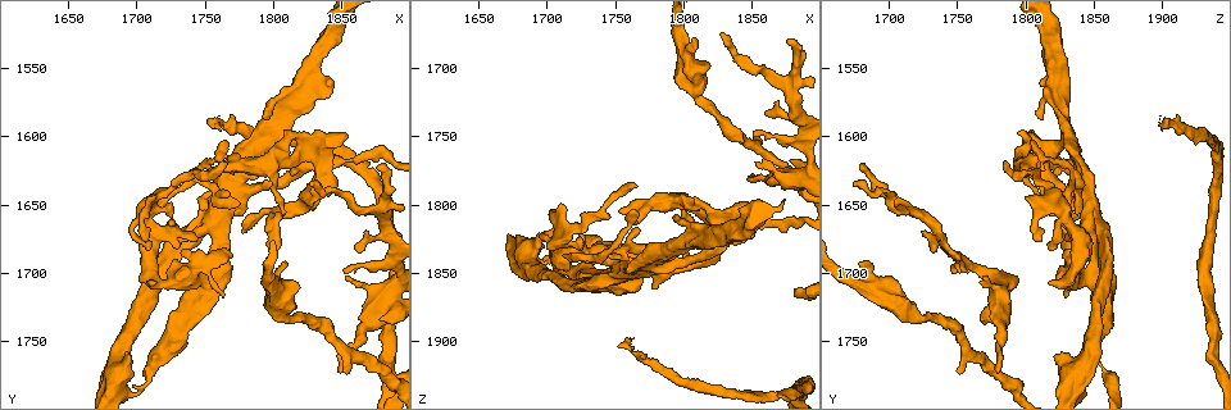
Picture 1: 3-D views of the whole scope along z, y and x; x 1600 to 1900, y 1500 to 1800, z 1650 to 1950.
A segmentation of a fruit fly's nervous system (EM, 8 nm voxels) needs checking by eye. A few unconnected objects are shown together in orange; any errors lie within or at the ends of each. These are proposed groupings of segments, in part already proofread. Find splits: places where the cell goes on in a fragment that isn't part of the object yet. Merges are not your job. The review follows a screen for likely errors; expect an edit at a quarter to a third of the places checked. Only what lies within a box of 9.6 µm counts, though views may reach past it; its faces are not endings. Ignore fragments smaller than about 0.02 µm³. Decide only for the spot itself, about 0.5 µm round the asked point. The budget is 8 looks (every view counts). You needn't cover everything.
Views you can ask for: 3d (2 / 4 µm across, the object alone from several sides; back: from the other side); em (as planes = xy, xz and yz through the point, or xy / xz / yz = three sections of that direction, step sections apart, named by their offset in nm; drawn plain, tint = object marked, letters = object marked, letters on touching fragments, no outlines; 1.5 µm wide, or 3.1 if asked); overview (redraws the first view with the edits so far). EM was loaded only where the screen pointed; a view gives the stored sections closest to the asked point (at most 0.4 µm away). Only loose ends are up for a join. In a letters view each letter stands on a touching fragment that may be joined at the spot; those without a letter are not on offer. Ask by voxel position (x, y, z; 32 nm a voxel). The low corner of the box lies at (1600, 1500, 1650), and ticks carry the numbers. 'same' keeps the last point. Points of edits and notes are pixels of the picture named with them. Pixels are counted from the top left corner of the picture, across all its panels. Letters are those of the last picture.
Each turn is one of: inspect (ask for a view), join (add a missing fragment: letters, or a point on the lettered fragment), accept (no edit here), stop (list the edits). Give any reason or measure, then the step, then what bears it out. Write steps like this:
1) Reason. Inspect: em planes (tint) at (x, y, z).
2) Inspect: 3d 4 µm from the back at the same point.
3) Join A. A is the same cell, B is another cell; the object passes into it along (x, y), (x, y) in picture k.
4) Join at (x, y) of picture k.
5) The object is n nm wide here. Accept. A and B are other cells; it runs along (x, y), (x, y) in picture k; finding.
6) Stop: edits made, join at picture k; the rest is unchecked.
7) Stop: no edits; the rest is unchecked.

An open end. Inspect: em planes (letters) at (1874, 1624, 1682).

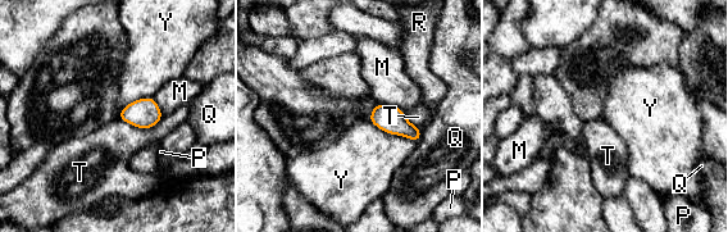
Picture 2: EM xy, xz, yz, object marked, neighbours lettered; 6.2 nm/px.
The object is 150 nm wide here. Accept. M, P, Q, R, T and Y are other cells; a border runs along (368, 121), (415, 142) in picture 2; no lettered fragment goes on from it.

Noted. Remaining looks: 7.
Tapers out. Inspect: em planes (plain) at (1762, 1716, 1830).

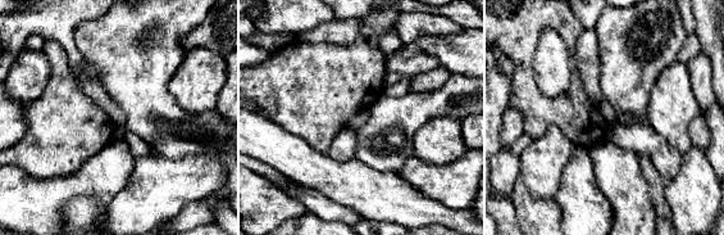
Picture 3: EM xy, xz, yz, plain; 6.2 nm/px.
With the object marked. Inspect: em planes (tint) at the same point.

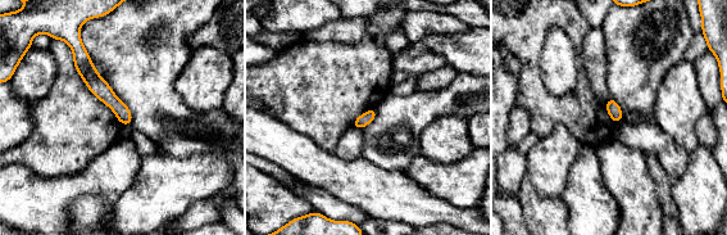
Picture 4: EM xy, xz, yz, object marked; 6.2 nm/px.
Inspect: em planes (letters) at the same point.

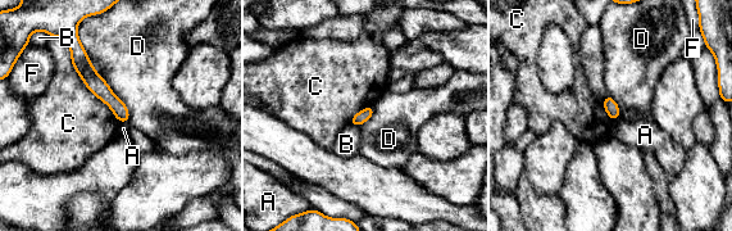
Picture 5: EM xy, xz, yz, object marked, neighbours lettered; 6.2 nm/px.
Accept. A, B, C, D and F are other cells; a border runs along (76, 73), (119, 122) in picture 5; no lettered fragment goes on from it.

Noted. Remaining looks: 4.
Free end. Inspect: em yz step 4 (tint) at (1710, 1706, 1816).

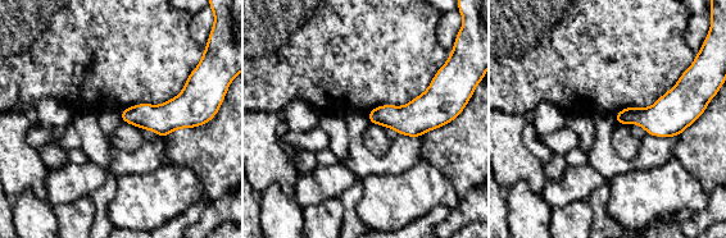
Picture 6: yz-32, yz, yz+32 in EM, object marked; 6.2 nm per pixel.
Another direction. Inspect: em planes (letters) at the same point.

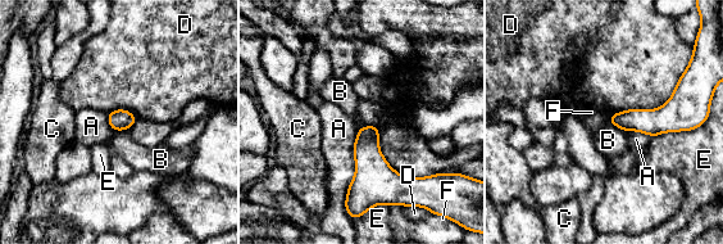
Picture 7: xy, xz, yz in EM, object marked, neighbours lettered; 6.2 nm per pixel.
Accept. A, B, C, D, E and F are other cells; a border runs along (685, 69), (660, 105), (609, 117) in picture 7; none of them fits.

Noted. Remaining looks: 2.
Stop: no edits; the rest is unchecked.

